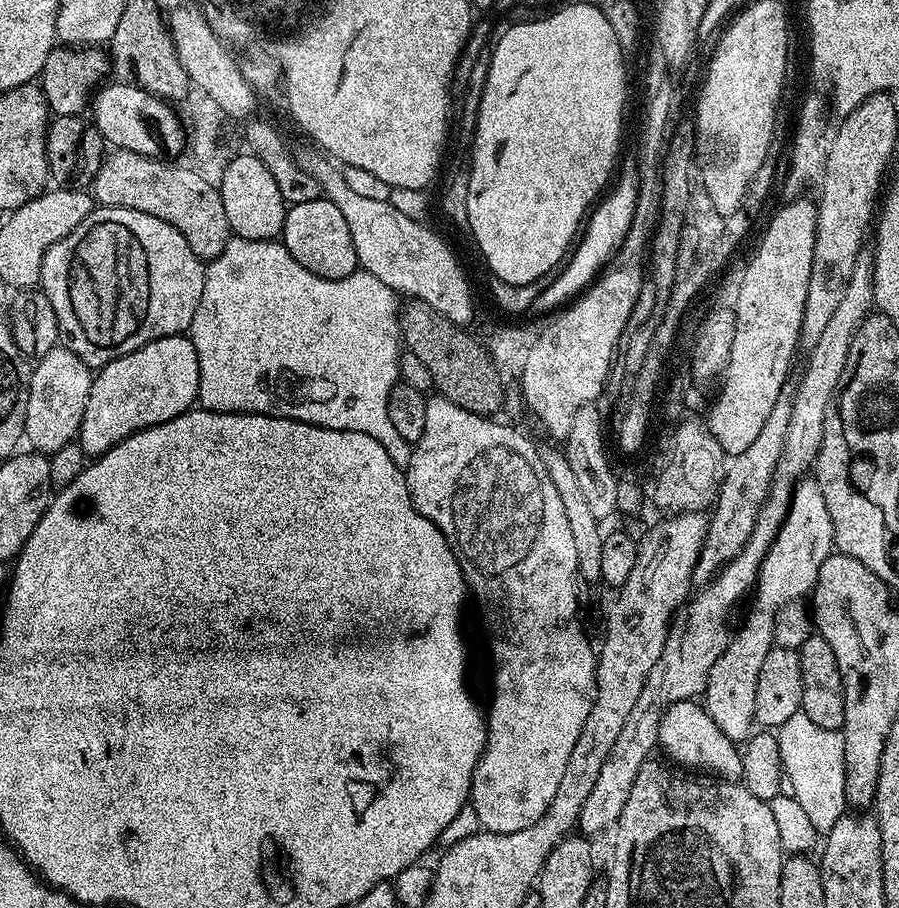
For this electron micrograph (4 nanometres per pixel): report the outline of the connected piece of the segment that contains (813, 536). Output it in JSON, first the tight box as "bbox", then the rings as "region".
{"bbox":[702,479,836,742],"region":[[[801,479],[793,487],[792,505],[788,507],[786,518],[762,562],[760,575],[756,577],[754,597],[756,608],[760,611],[756,616],[756,624],[735,629],[732,641],[726,646],[722,658],[718,658],[712,667],[708,684],[704,688],[702,703],[710,718],[718,722],[726,738],[737,742],[747,741],[754,732],[758,678],[762,674],[766,656],[774,647],[774,624],[770,617],[779,613],[787,604],[803,601],[811,593],[818,584],[822,564],[834,552],[836,523],[826,504],[821,481],[808,479]]]}

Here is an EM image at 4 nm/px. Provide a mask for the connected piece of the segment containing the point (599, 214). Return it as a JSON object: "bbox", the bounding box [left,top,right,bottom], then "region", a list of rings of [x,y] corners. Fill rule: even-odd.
{"bbox":[529,164,637,316],"region":[[[622,164],[615,185],[618,190],[614,194],[603,197],[595,205],[594,211],[587,217],[586,227],[577,241],[577,250],[566,265],[562,274],[554,284],[543,290],[534,302],[532,302],[529,315],[542,316],[550,310],[559,309],[562,305],[575,299],[582,291],[585,291],[591,282],[599,275],[599,272],[616,256],[623,245],[630,230],[632,220],[632,207],[637,200],[636,174],[632,172],[632,164]]]}

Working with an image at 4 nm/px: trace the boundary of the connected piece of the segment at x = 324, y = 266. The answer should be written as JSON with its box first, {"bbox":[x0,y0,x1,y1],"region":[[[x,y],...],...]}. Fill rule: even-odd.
{"bbox":[282,198,358,280],"region":[[[321,198],[291,205],[284,214],[282,243],[286,250],[290,250],[294,262],[306,266],[310,274],[337,280],[357,271],[358,261],[354,238],[350,238],[350,226],[346,226],[342,210],[338,210],[338,206],[329,200]]]}

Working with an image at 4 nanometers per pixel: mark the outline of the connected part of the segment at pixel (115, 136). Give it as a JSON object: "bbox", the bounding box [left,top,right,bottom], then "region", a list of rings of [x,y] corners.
{"bbox":[90,82,186,158],"region":[[[108,82],[97,91],[90,105],[90,113],[96,119],[95,131],[100,131],[112,143],[113,149],[125,148],[143,156],[176,158],[184,148],[186,128],[184,132],[172,108],[175,107],[169,101],[137,88],[135,84]]]}

